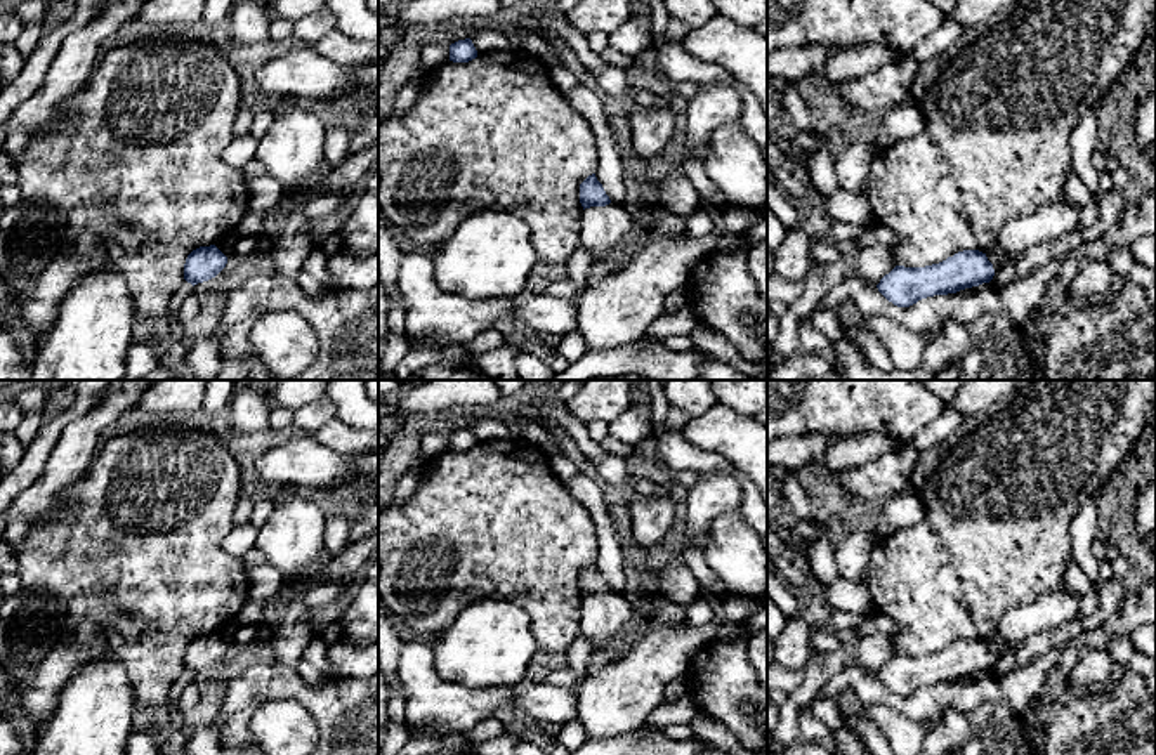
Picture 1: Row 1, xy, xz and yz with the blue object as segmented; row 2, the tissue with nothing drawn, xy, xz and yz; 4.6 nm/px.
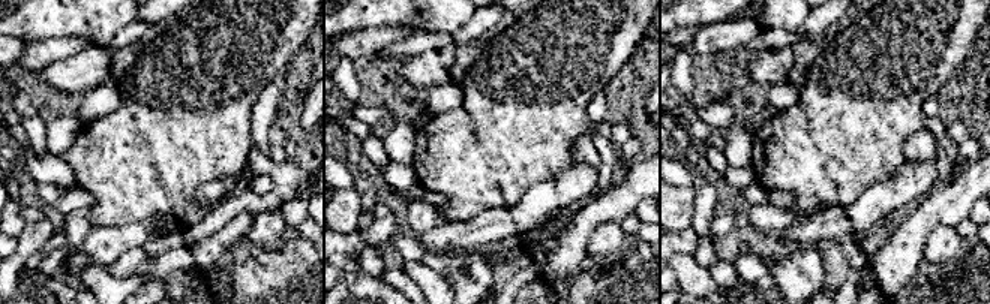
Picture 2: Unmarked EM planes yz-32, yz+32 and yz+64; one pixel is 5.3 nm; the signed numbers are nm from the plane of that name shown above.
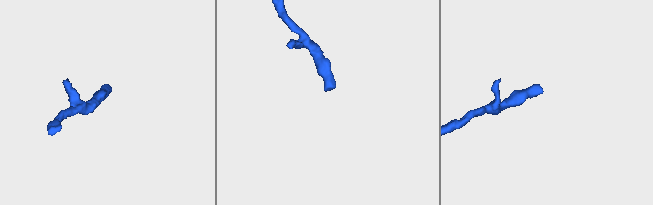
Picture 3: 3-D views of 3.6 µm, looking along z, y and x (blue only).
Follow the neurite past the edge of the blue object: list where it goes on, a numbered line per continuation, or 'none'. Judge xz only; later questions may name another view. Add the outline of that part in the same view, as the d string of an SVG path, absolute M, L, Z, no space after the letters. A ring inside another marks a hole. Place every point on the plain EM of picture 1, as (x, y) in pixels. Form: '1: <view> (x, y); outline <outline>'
1: xz (603, 618); outline M609 592L606 595L590 595L580 606L578 635L592 649L608 647L609 642L630 628L634 618L635 613L625 594Z

